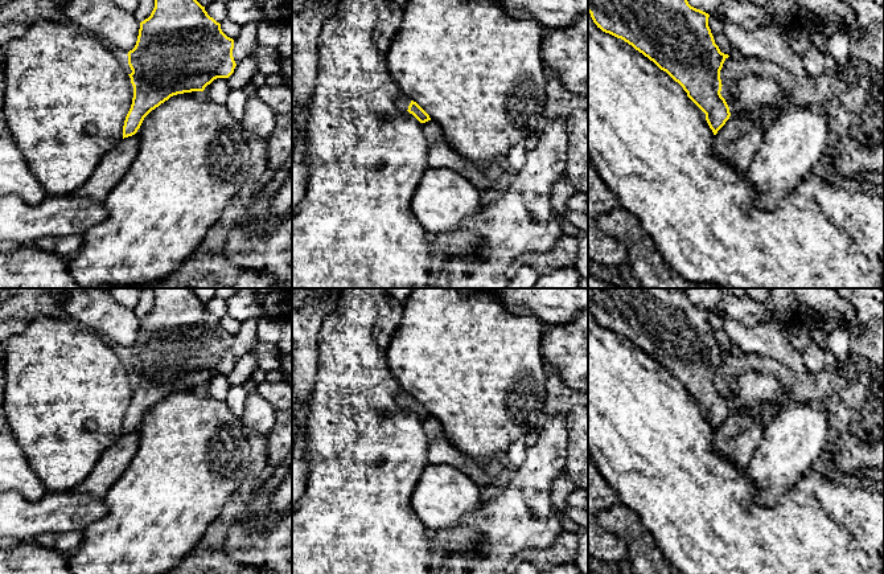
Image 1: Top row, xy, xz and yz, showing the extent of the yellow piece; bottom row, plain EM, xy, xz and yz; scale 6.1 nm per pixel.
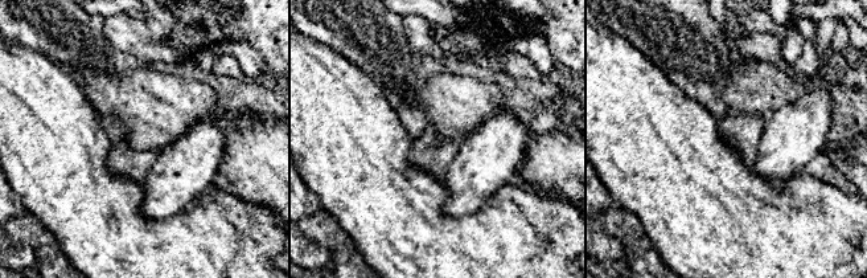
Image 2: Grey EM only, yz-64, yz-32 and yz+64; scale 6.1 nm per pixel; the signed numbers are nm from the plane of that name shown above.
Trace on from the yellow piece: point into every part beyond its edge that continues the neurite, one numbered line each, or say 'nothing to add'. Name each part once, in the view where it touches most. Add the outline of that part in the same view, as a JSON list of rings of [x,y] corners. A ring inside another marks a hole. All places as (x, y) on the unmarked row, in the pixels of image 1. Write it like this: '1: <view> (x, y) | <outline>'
1: xz (403, 398) | [[[404,391],[399,393],[396,397],[396,401],[403,406],[408,406],[410,399],[411,399],[411,395]]]

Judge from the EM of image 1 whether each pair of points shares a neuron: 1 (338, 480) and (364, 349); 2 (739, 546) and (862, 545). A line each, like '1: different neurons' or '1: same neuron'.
1: same neuron
2: same neuron

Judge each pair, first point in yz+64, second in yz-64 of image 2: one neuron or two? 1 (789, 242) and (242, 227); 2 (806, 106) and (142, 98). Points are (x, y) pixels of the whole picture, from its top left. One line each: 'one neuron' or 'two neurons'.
1: one neuron
2: two neurons

